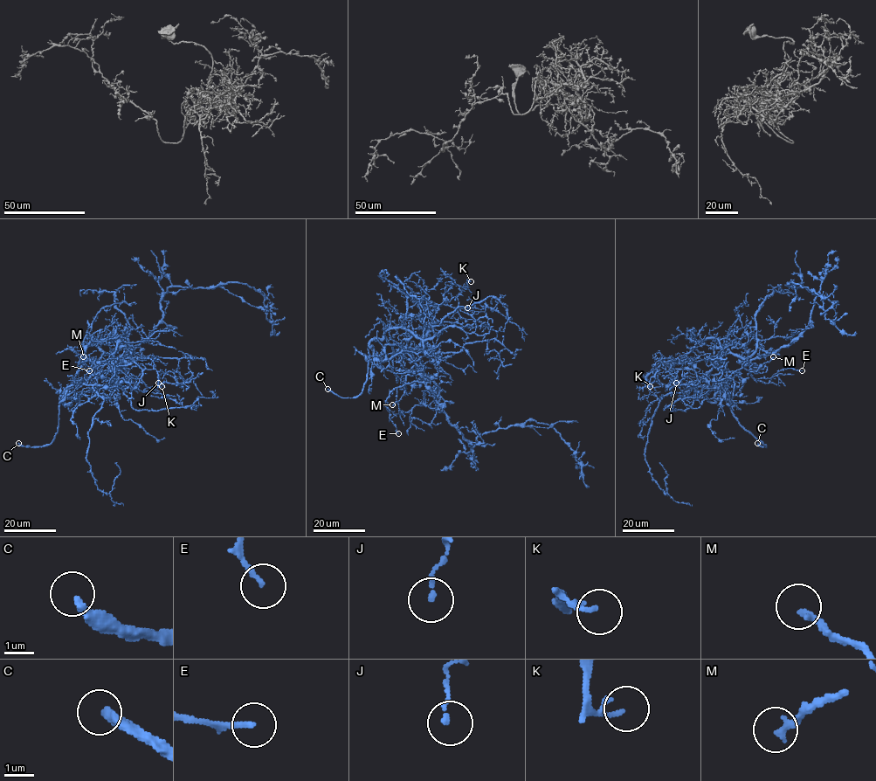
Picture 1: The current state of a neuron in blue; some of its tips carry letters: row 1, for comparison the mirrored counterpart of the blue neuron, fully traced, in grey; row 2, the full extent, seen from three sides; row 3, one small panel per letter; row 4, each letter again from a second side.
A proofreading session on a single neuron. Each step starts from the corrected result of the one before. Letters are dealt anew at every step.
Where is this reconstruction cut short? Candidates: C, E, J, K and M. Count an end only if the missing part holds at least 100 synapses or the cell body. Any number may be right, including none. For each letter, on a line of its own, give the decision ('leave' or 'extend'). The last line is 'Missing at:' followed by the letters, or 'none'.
C: extend
E: leave
J: leave
K: leave
M: leave
Missing at: C

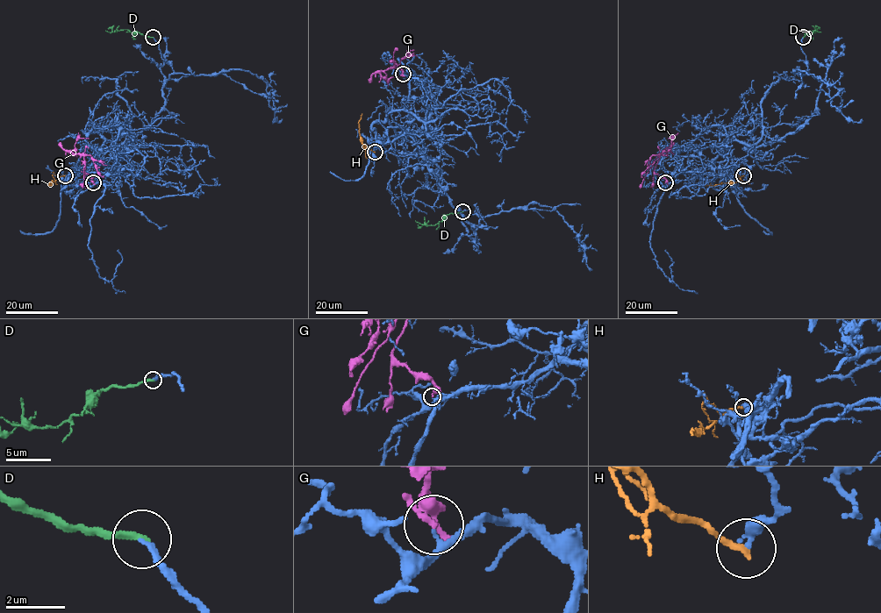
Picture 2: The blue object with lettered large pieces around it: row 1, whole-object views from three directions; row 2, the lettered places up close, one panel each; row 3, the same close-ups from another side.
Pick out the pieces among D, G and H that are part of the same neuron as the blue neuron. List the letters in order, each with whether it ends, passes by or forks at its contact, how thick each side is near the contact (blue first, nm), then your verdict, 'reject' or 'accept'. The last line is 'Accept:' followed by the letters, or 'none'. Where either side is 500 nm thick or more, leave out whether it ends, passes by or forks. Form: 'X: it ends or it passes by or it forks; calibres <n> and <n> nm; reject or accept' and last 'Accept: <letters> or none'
D: it ends; calibres 220 and 240 nm; accept
G: it ends; calibres 180 and 260 nm; reject
H: it ends; calibres 320 and 240 nm; reject
Accept: D

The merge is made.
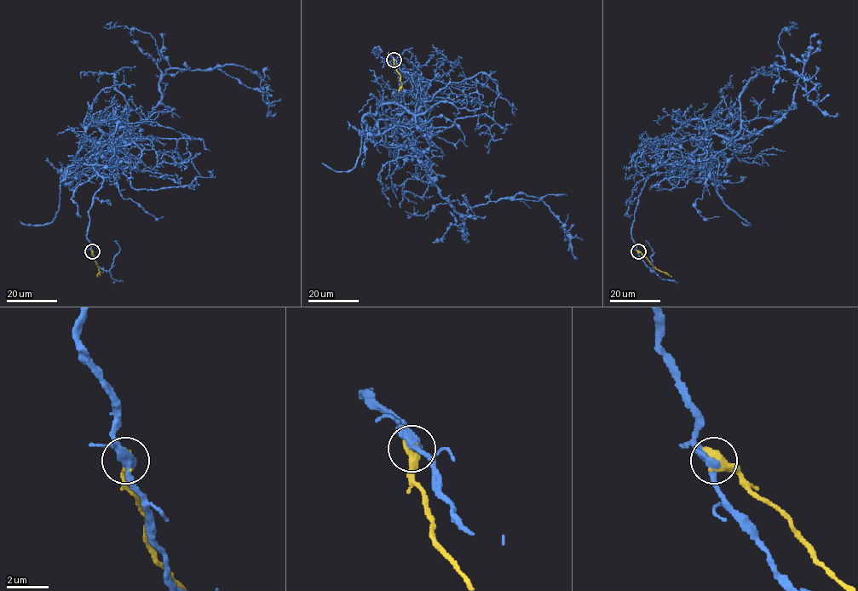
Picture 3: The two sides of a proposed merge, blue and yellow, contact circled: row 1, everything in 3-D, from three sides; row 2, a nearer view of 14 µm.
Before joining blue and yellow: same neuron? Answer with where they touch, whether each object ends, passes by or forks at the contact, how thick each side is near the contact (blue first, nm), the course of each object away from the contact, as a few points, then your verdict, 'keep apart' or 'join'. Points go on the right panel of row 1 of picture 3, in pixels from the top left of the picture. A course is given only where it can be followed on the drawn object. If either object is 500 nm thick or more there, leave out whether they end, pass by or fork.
place (638, 251); calibres 380 and 600 nm; course blue (638, 251), (648, 176), (791, 106), (798, 77), (774, 64), (837, 112); course yellow (638, 251), (654, 266), (671, 277); join

